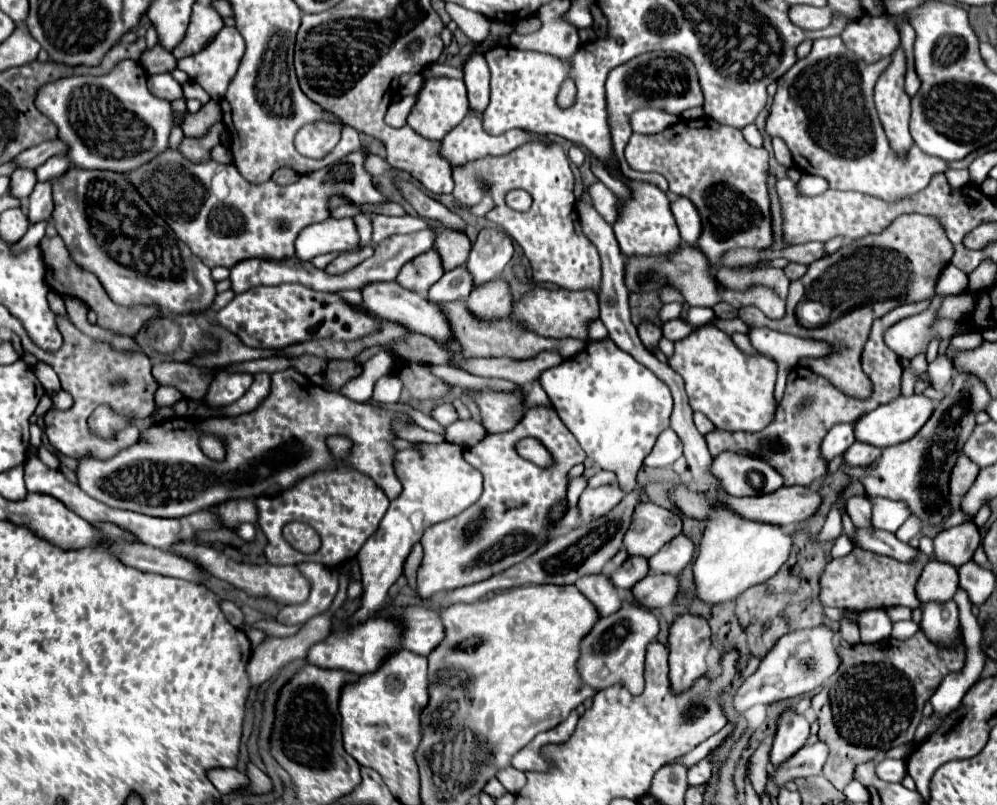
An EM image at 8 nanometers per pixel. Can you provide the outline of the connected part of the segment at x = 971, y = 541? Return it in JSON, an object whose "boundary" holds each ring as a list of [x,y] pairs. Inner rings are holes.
{"boundary":[[[973,522],[953,526],[935,536],[935,558],[953,566],[961,566],[973,558],[979,542],[981,534]]]}

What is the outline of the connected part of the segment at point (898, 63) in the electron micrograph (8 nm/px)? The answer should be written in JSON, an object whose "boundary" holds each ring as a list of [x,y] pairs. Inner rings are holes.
{"boundary":[[[899,46],[891,54],[889,70],[885,70],[875,84],[875,106],[881,124],[885,128],[885,134],[891,146],[897,150],[897,154],[905,154],[913,144],[913,138],[909,134],[911,104],[903,88],[903,78],[905,78],[905,54],[901,52]]]}

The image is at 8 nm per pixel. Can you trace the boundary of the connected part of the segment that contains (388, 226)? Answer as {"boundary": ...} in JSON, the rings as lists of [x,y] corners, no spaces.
{"boundary":[[[369,214],[369,216],[373,216],[373,246],[389,238],[391,234],[419,232],[429,226],[423,218],[413,218],[413,216],[403,216],[403,218],[391,218],[381,214]]]}

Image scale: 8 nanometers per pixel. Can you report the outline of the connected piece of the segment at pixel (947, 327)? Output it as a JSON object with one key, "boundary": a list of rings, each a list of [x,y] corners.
{"boundary":[[[935,298],[929,310],[899,320],[889,330],[885,330],[885,344],[899,356],[899,358],[913,358],[919,352],[927,350],[931,338],[951,338],[959,332],[959,322],[955,320],[937,320],[935,312],[941,306],[943,298]]]}

